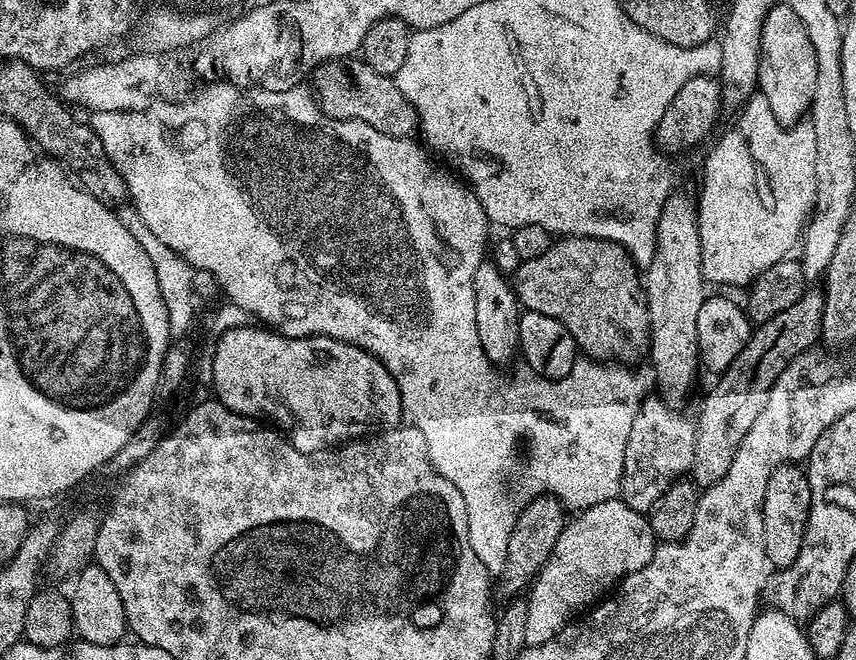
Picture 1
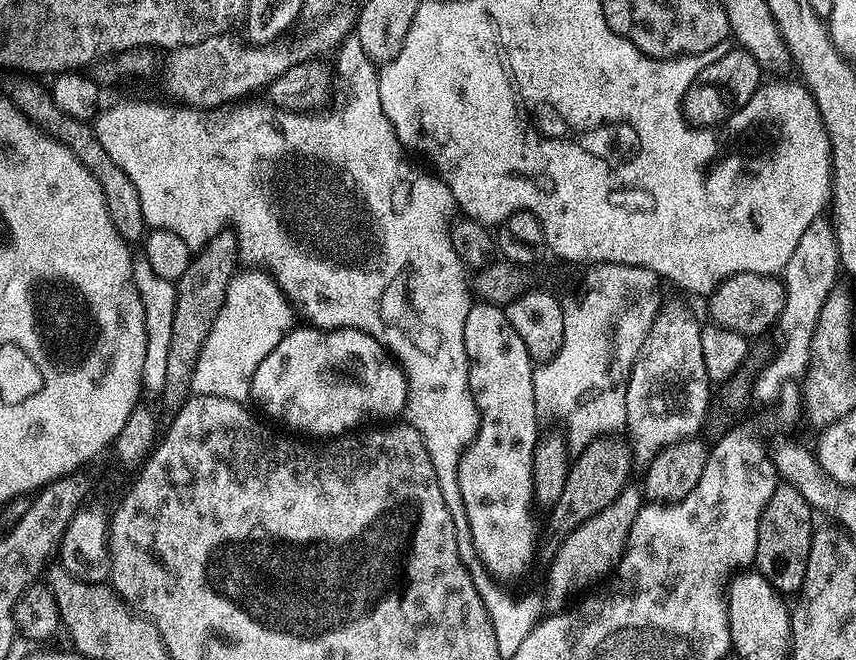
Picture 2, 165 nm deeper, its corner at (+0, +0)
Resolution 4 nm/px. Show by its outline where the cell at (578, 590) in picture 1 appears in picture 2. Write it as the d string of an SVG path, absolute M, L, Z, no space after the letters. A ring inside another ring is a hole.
M630 482L622 490L622 494L605 508L600 514L596 514L590 521L583 523L578 530L574 530L564 540L558 554L549 563L548 590L549 597L556 600L564 600L568 596L588 587L602 576L607 577L615 567L615 563L624 550L628 541L629 527L633 525L634 518L640 513L644 505L643 487L636 482Z

